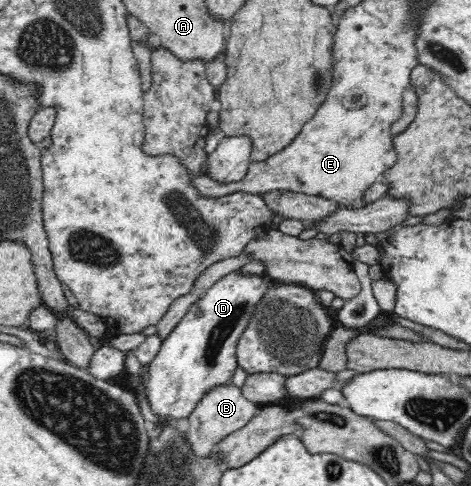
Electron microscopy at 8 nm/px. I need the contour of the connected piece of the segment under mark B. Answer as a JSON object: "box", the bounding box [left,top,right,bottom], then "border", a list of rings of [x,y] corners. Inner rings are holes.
{"box":[184,385,261,459],"border":[[[221,385],[211,389],[201,401],[193,414],[184,424],[184,431],[187,439],[187,445],[192,454],[198,459],[207,459],[213,455],[215,445],[222,441],[227,435],[242,429],[251,419],[254,419],[260,413],[261,405],[249,401],[237,386]]]}

